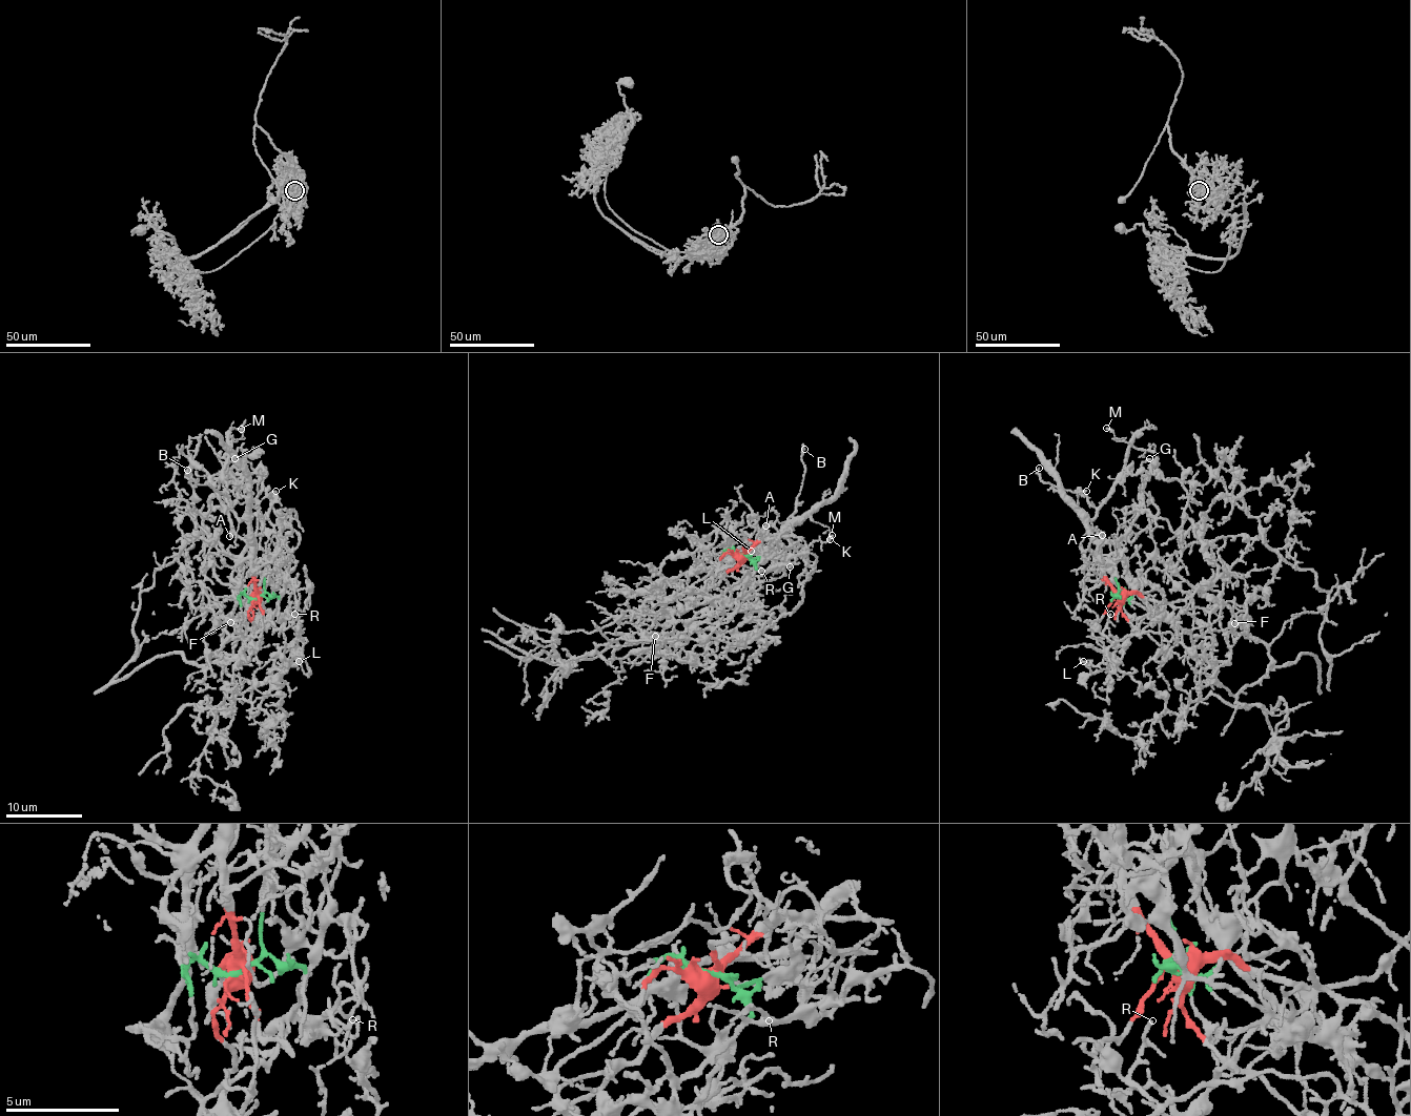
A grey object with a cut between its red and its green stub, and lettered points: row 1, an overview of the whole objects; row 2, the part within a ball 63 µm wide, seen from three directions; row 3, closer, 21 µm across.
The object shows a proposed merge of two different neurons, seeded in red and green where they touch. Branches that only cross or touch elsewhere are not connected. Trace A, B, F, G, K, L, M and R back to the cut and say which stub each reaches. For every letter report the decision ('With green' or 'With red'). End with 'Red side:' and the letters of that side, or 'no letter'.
A: With red
B: With red
F: With green
G: With red
K: With red
L: With green
M: With red
R: With green
Red side: A, B, G, K, M

